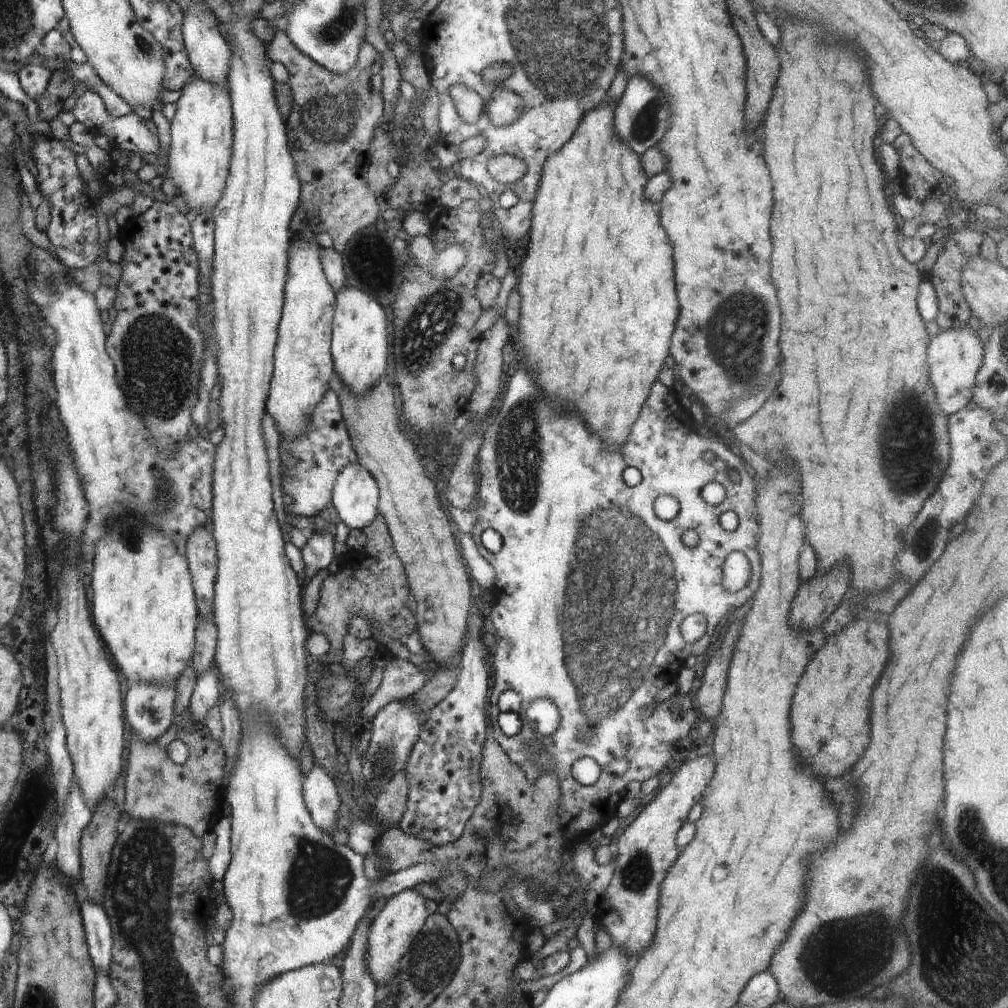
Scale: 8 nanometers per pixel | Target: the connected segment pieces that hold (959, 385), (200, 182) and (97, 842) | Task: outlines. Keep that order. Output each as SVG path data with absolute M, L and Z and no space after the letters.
M968 325L940 329L940 332L929 340L928 368L930 380L936 388L938 405L942 411L950 416L968 406L973 400L975 377L983 362L983 343L977 332Z
M194 74L181 91L180 99L176 101L176 113L170 121L170 150L164 178L171 179L178 188L177 194L185 201L191 219L192 215L202 212L213 214L214 206L226 188L234 142L233 114L229 91L224 86L214 88L212 82Z
M106 798L102 804L98 804L96 808L93 808L90 824L84 827L80 839L81 883L84 885L86 894L88 894L88 900L94 902L94 904L98 904L98 906L103 904L112 849L116 844L118 835L116 829L118 820L119 810L117 809L117 805L110 798Z

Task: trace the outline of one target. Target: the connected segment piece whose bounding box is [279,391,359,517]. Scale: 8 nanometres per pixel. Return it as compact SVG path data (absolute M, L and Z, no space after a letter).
M336 392L324 394L320 404L312 412L312 420L306 426L306 434L290 442L280 440L279 456L284 476L281 478L282 500L287 514L313 517L322 512L332 502L332 488L336 484L338 472L348 464L359 462L346 430L346 422L342 418Z

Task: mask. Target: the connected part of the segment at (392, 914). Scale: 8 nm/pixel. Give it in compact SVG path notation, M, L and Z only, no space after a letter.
M406 889L387 900L386 905L376 918L373 919L368 934L368 948L366 948L366 968L378 988L387 987L396 979L399 962L408 952L424 923L427 913L424 905L425 898L416 890Z

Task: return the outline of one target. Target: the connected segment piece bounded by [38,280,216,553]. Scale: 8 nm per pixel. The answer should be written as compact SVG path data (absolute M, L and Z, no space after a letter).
M52 280L50 290L50 304L46 308L38 307L38 310L43 320L56 332L58 344L52 349L53 385L56 386L54 400L58 408L59 422L66 432L68 450L72 452L74 462L78 460L78 468L82 468L82 480L86 480L86 492L90 492L90 504L94 504L94 516L90 516L90 522L94 522L96 526L104 526L106 522L110 522L116 510L128 510L136 516L140 512L138 518L144 516L144 520L152 528L170 538L176 544L176 550L184 553L188 536L196 528L206 527L208 519L211 518L216 445L200 435L192 437L186 434L186 438L178 442L172 456L158 450L156 440L150 436L140 416L132 412L125 393L122 393L121 386L118 385L116 365L110 360L109 352L104 350L106 334L102 330L95 295L82 290L78 283L70 284L68 280Z

